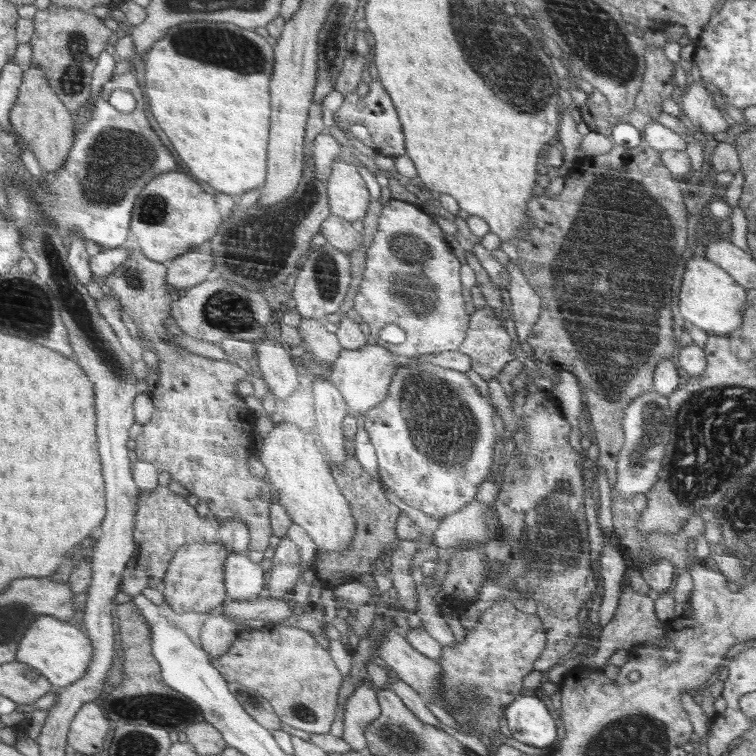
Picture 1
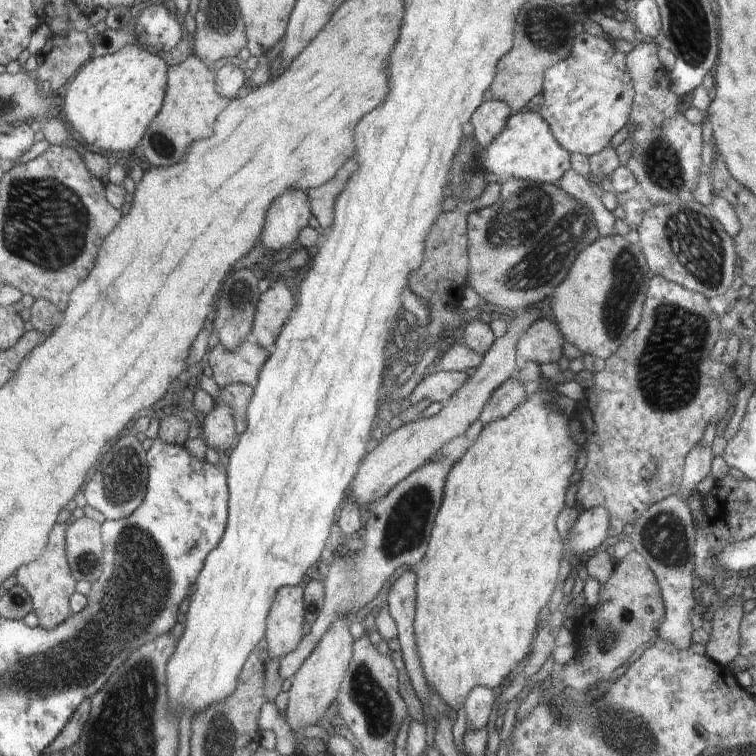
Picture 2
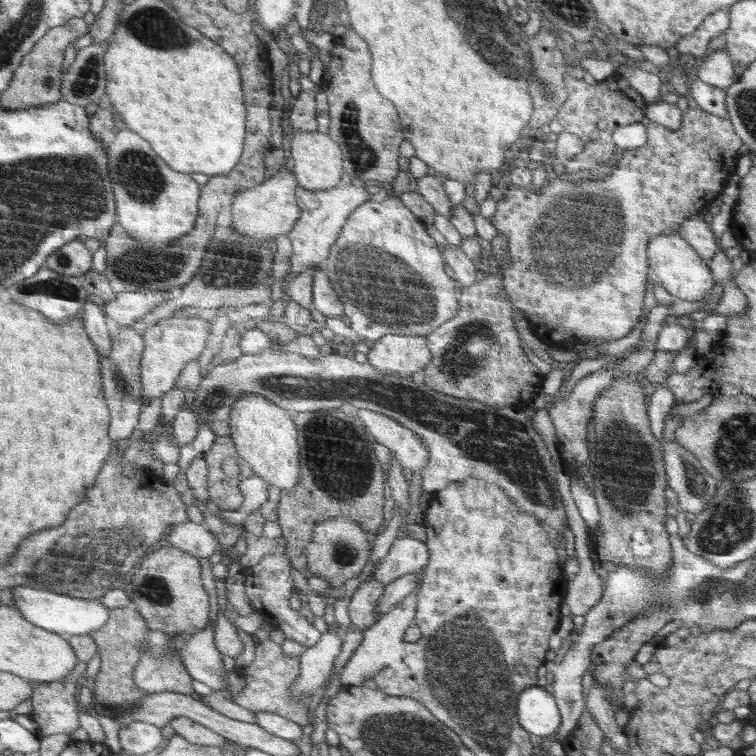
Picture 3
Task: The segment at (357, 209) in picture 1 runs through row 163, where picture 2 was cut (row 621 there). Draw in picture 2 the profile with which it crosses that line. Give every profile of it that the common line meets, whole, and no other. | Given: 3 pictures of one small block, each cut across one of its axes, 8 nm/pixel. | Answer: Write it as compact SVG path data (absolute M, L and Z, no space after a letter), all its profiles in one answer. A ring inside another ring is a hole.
M349 612L338 614L328 634L318 643L313 654L305 660L304 666L294 675L294 681L288 691L285 721L290 726L290 730L299 738L301 737L300 731L304 731L306 727L314 725L314 722L323 718L324 710L334 702L338 694L338 688L343 683L342 678L345 678L344 672L347 671L346 668L352 658L352 642L354 642L351 632L352 624Z

